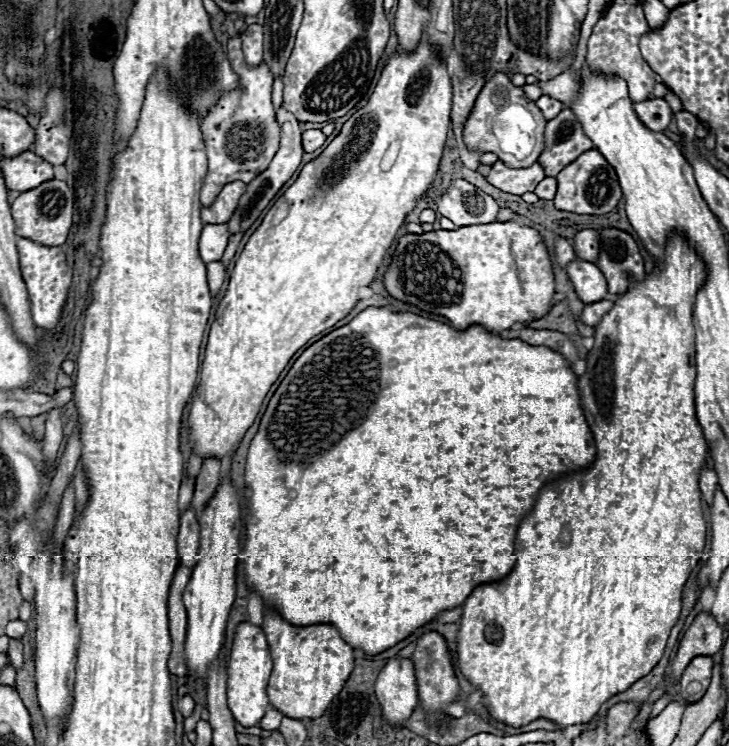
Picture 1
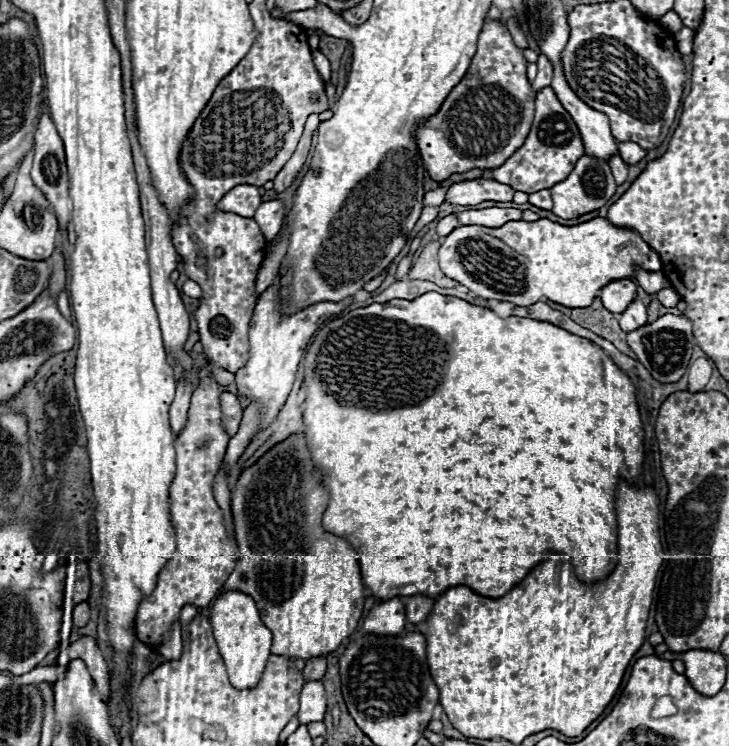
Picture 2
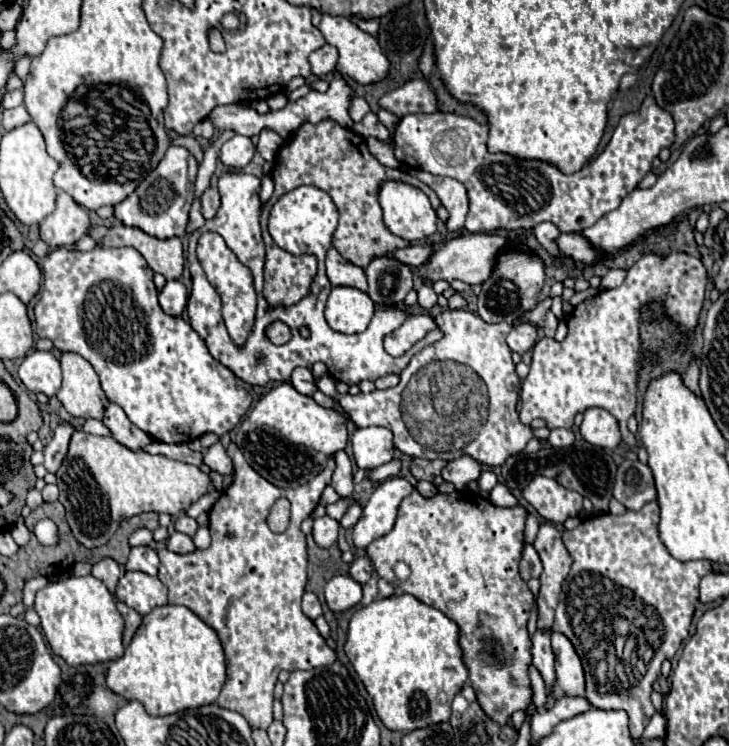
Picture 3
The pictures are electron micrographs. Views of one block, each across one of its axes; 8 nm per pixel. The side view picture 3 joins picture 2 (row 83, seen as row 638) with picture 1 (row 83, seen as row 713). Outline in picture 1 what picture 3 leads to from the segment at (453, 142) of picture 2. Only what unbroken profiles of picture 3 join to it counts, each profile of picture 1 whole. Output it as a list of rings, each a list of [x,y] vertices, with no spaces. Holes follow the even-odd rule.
[[[496,72],[486,84],[484,88],[480,90],[476,102],[474,102],[474,108],[468,116],[468,120],[464,122],[464,132],[462,132],[462,138],[464,138],[464,144],[468,150],[472,152],[494,152],[498,156],[498,160],[502,160],[508,168],[526,168],[530,164],[534,164],[538,160],[538,156],[542,154],[542,148],[544,148],[544,124],[546,124],[546,118],[542,116],[540,108],[534,104],[534,100],[530,100],[522,86],[514,86],[512,80],[502,74],[502,72]],[[512,106],[522,106],[524,112],[532,118],[532,126],[526,122],[520,124],[520,126],[508,126],[506,122],[518,122],[518,120],[502,120],[502,112],[512,108]]]

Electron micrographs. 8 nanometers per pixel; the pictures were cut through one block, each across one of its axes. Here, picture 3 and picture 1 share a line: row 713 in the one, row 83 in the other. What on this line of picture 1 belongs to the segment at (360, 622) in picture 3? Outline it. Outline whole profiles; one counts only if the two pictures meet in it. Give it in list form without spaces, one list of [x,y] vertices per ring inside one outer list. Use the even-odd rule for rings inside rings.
[[[426,32],[422,34],[418,46],[412,52],[402,52],[396,50],[394,54],[388,56],[384,70],[380,74],[380,80],[372,92],[372,96],[368,98],[364,108],[358,108],[352,118],[348,122],[344,122],[340,134],[326,146],[326,150],[310,160],[302,172],[298,174],[296,182],[278,198],[278,202],[268,210],[268,214],[264,216],[262,224],[256,228],[256,232],[250,236],[250,240],[246,242],[240,258],[236,260],[236,266],[230,274],[230,282],[226,288],[224,298],[218,304],[216,310],[216,320],[210,326],[210,334],[208,334],[208,344],[206,344],[206,352],[204,352],[204,360],[202,360],[202,380],[200,380],[200,388],[198,394],[192,400],[192,408],[190,408],[190,416],[188,416],[188,424],[190,424],[190,438],[192,438],[192,446],[200,452],[202,458],[214,456],[214,458],[224,458],[228,454],[232,454],[238,448],[238,442],[242,440],[242,436],[246,434],[246,430],[252,426],[262,400],[266,398],[270,386],[276,382],[278,374],[286,368],[286,364],[290,362],[290,358],[298,352],[298,348],[302,348],[310,338],[314,338],[316,334],[324,332],[326,328],[334,326],[338,320],[342,320],[346,314],[350,314],[350,310],[356,306],[358,298],[358,290],[364,286],[370,286],[372,280],[376,278],[378,268],[382,266],[388,248],[392,246],[396,232],[400,230],[400,226],[404,224],[404,218],[414,210],[414,206],[418,204],[418,200],[430,190],[432,180],[436,178],[438,172],[438,162],[444,150],[444,142],[446,142],[446,134],[448,134],[448,126],[450,126],[450,108],[452,108],[452,84],[450,84],[450,76],[446,72],[446,64],[438,54],[438,48],[432,46],[428,42]]]

